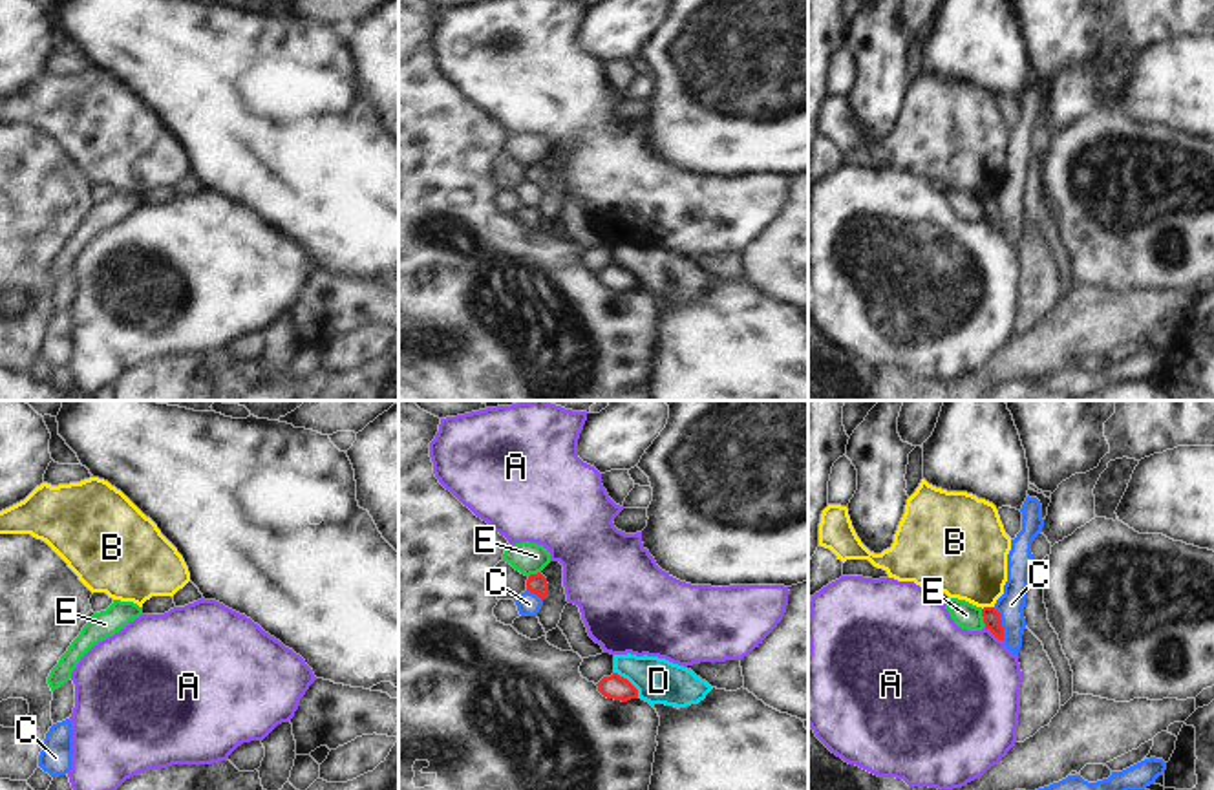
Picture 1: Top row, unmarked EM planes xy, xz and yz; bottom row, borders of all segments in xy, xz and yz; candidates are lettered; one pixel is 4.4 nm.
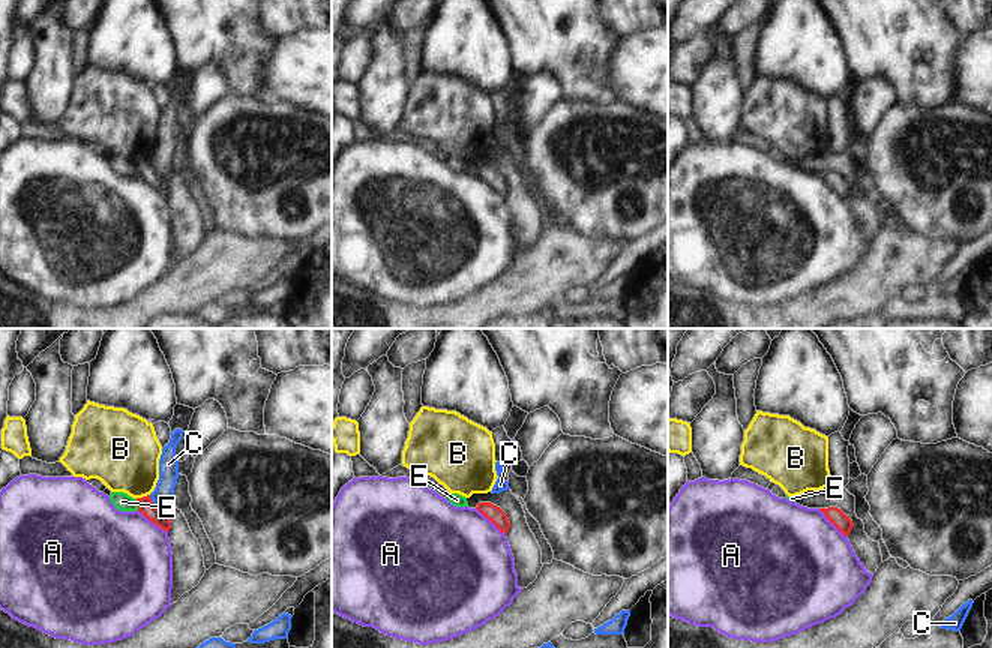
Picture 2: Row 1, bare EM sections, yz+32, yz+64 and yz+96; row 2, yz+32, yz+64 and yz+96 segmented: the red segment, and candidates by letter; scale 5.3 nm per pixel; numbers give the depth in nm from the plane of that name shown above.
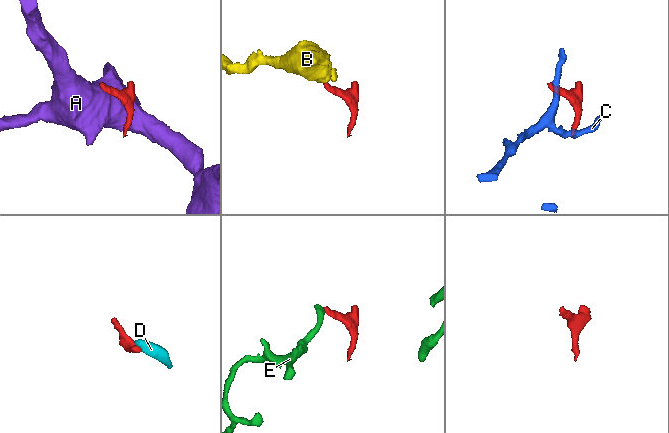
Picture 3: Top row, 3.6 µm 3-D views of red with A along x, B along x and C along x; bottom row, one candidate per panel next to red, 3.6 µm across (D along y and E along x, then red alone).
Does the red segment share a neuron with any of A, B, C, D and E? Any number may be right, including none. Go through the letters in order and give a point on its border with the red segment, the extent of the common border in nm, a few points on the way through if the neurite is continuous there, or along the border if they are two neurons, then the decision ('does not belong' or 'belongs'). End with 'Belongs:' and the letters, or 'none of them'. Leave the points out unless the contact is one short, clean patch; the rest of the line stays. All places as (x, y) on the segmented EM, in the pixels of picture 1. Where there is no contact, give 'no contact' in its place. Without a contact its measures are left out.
A: yz (993, 633) | 110 nm | does not belong
B: yz (988, 608) | 60 nm | along yz (993, 606), (982, 609) | does not belong
C: yz (1001, 624) | 150 nm | along yz (993, 608), (999, 613), (1004, 639) | does not belong
D: xz (629, 683) | 160 nm | along xz (615, 672), (637, 690), (638, 697) | does not belong
E: yz (984, 619) | 80 nm | along yz (980, 609), (986, 626) | does not belong
Belongs: none of them

